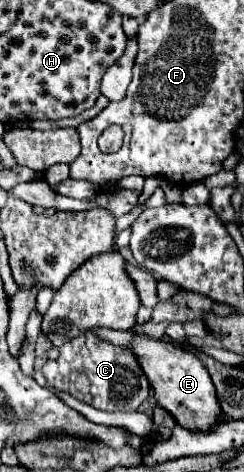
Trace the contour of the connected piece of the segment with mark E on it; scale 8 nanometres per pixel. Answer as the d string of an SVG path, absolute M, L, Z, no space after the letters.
M134 334L134 340L130 342L128 348L134 352L142 372L146 374L158 404L166 408L176 418L178 424L192 430L202 430L220 422L222 412L220 406L216 404L214 384L210 380L208 370L194 354L186 352L178 344L166 342L162 338L154 340L144 334Z

